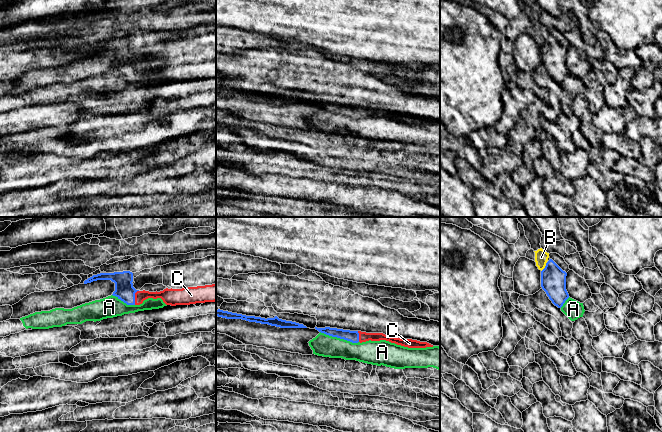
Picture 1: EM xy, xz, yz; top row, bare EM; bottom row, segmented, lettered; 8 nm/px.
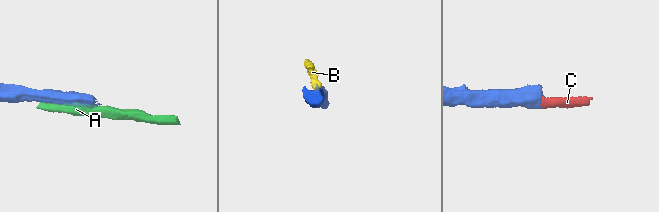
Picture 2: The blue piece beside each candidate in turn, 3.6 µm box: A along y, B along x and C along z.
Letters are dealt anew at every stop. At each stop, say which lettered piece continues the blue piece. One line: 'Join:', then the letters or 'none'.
Join: C

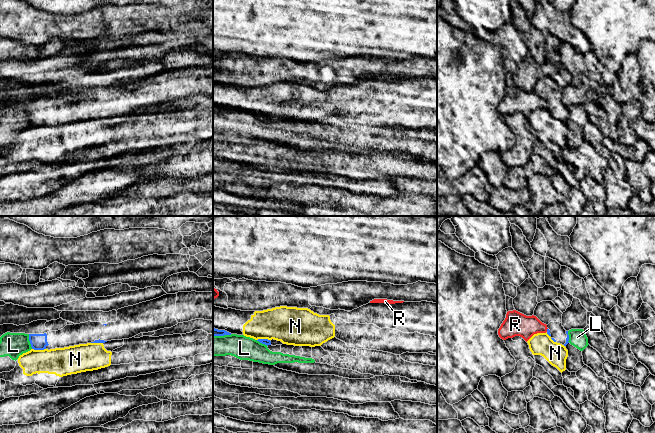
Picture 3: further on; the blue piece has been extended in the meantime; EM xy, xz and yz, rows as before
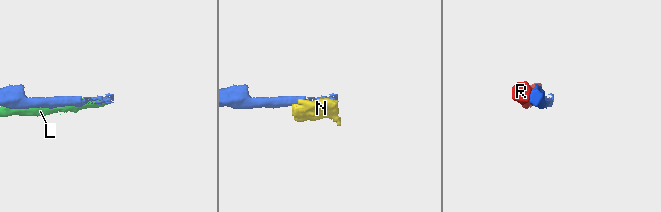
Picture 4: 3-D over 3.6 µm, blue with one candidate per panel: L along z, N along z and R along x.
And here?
Join: none

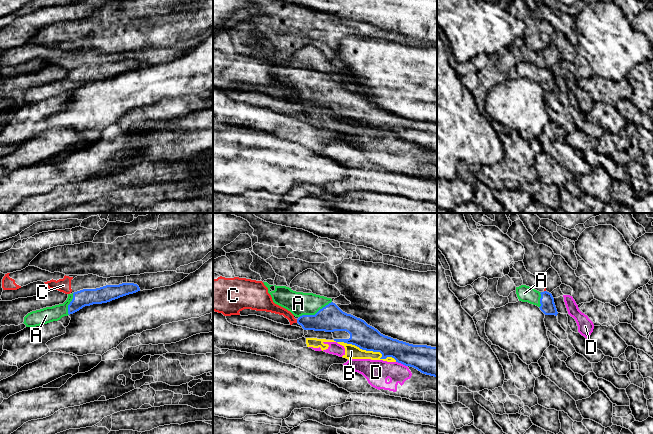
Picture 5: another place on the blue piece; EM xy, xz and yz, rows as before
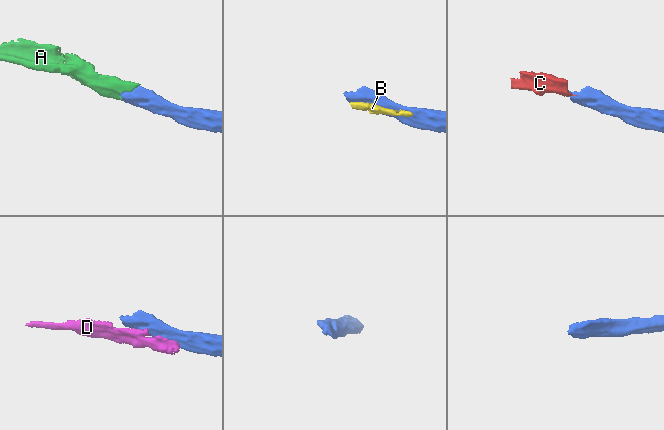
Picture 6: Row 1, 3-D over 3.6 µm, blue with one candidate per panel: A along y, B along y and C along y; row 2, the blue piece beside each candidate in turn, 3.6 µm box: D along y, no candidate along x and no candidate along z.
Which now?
Join: A

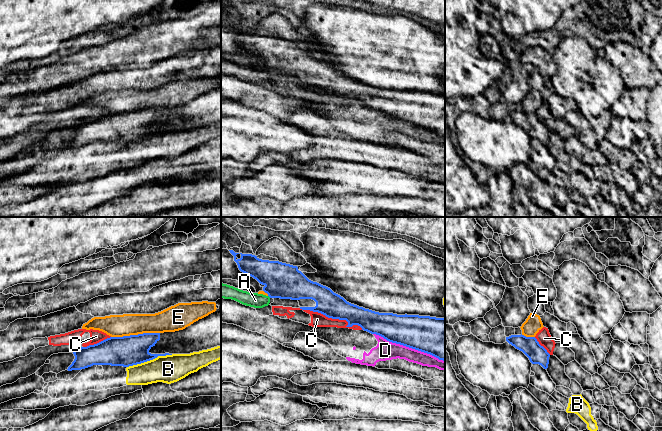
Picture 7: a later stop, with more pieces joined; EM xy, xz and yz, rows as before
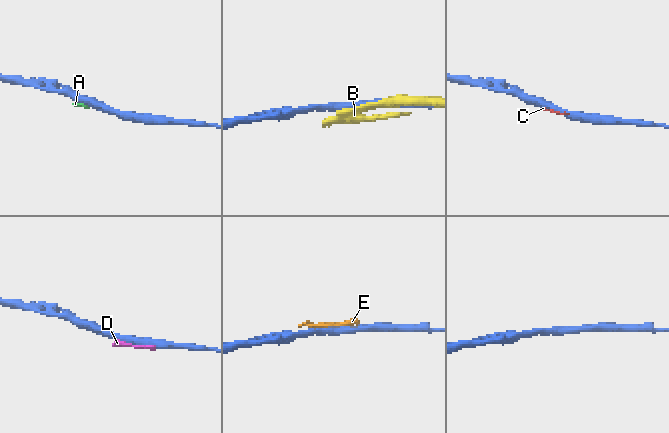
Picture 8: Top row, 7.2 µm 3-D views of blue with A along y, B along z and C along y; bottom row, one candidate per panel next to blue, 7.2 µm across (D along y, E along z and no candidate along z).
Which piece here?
Join: none

